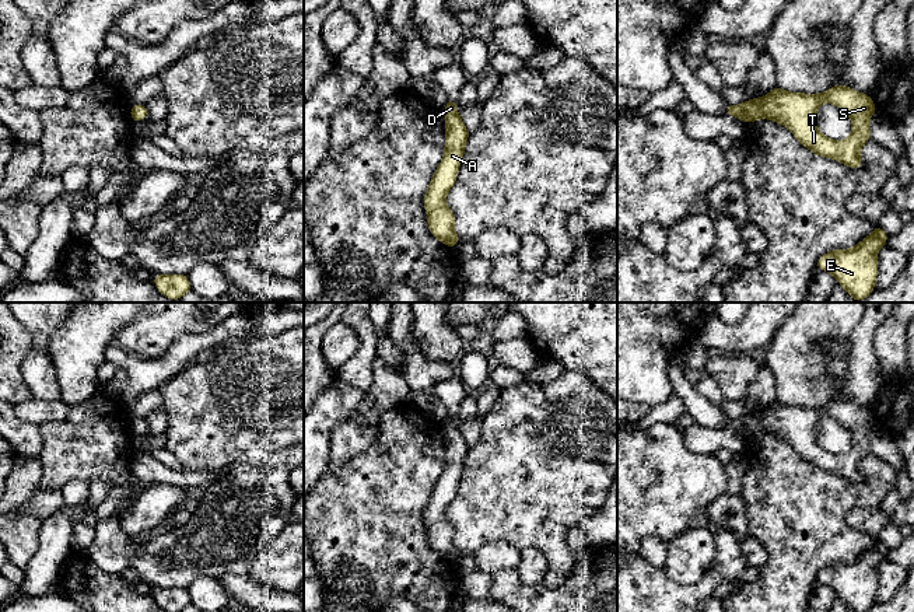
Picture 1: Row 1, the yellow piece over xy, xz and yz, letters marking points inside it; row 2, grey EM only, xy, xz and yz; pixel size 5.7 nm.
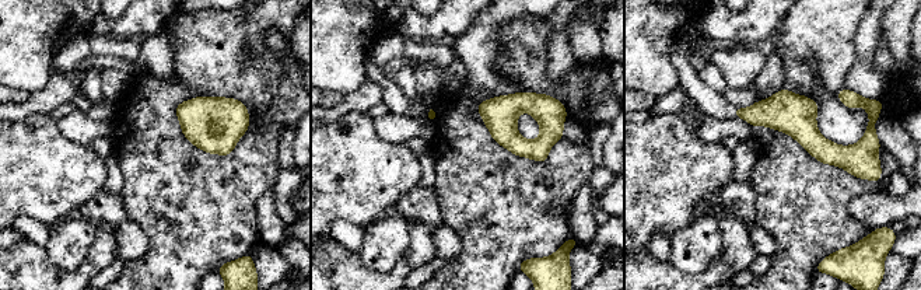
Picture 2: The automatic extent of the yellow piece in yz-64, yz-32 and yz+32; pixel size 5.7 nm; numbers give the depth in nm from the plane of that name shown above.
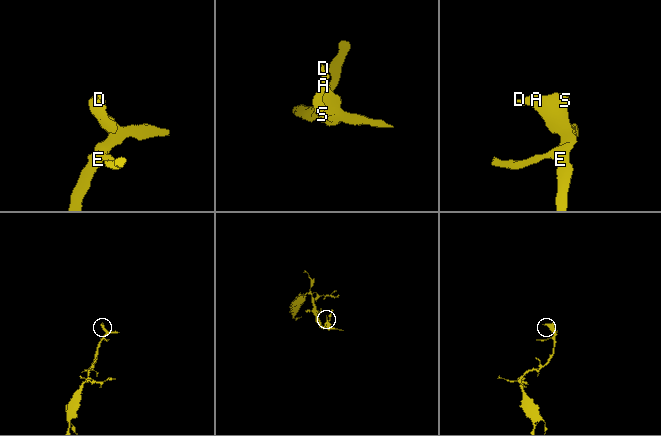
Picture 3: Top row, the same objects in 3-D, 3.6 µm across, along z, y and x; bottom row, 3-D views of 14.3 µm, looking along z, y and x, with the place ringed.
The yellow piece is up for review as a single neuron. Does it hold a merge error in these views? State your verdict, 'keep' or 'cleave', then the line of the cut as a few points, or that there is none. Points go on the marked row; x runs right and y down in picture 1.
keep; no cut

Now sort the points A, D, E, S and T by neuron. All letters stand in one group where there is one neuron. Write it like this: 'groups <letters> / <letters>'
groups A D E S T

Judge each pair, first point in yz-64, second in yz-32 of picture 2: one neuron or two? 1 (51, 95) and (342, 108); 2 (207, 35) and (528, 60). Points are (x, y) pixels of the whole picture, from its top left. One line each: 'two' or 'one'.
1: one
2: one

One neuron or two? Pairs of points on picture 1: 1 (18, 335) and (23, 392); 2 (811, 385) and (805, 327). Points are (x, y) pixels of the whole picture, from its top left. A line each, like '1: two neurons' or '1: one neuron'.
1: one neuron
2: one neuron

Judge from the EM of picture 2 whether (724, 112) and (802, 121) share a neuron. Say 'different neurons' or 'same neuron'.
same neuron

